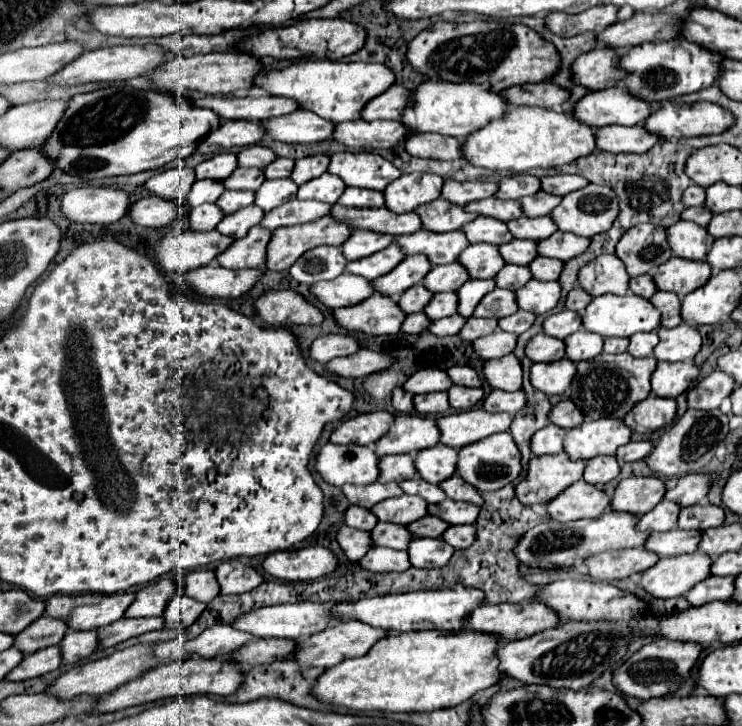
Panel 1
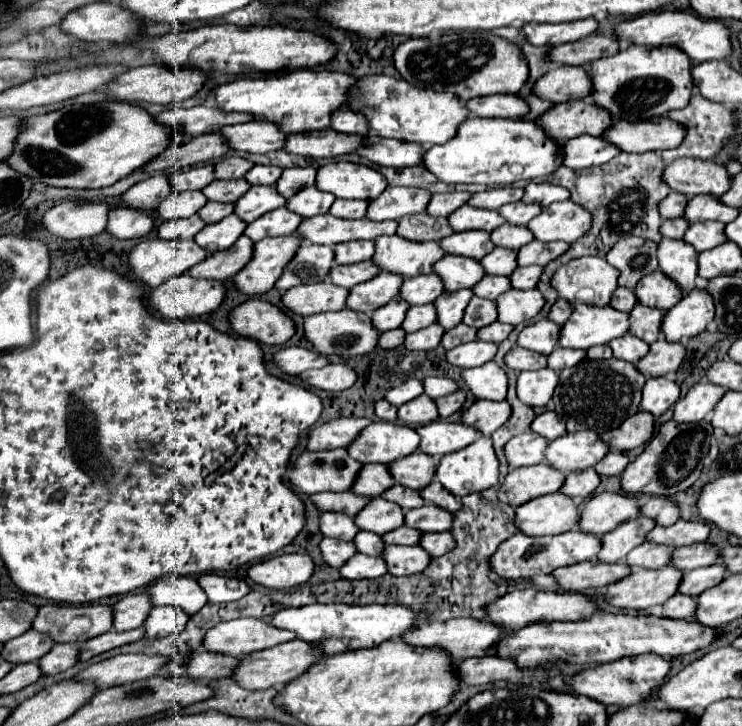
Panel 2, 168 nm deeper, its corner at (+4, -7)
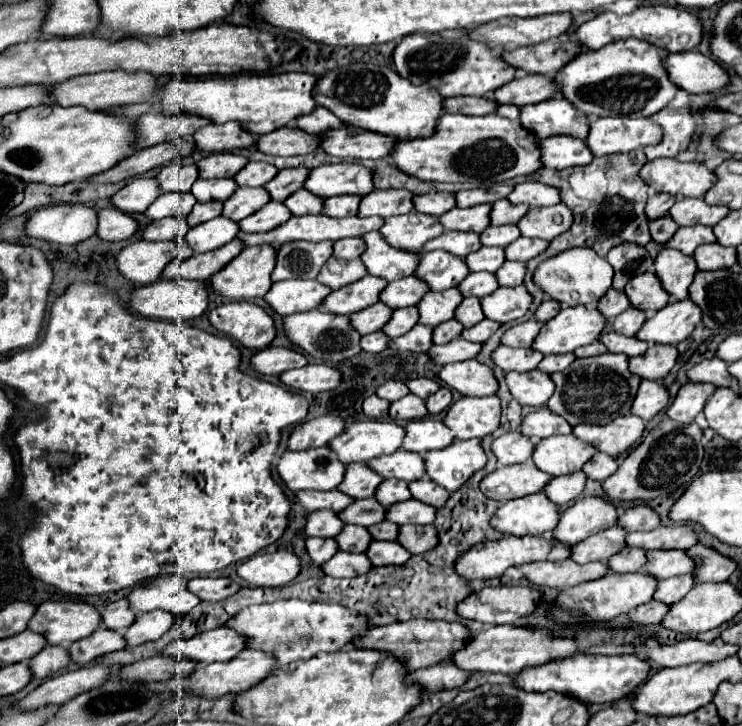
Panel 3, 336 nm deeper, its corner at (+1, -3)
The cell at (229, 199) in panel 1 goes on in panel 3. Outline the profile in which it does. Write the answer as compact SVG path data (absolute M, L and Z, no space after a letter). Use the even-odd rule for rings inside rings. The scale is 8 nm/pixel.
M210 201L210 203L196 203L192 213L188 215L188 225L194 227L198 223L204 223L204 221L210 221L214 217L218 217L222 213L222 201Z

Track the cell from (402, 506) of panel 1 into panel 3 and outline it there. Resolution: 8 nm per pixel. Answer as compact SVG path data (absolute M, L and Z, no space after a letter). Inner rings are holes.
M374 497L372 499L356 499L348 509L338 513L344 523L354 525L376 525L386 519L386 507L380 505Z

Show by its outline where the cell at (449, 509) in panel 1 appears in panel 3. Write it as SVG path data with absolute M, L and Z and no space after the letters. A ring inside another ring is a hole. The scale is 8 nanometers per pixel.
M414 497L388 507L388 521L396 525L406 525L406 523L432 525L434 519L436 519L436 509L432 505L424 505L422 501L416 501Z

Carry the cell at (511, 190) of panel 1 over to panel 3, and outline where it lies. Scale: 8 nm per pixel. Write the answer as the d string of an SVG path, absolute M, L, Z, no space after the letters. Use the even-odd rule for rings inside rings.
M500 185L496 187L496 191L488 191L488 189L470 189L470 191L458 191L456 193L456 203L458 207L472 207L472 205L480 205L480 203L492 203L498 199L508 197L508 193L512 193L512 185Z

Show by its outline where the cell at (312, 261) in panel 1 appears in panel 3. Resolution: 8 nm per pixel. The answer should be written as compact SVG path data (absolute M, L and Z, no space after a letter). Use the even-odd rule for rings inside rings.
M292 241L280 245L272 281L316 279L320 269L330 257L332 257L332 241L320 241L320 243Z

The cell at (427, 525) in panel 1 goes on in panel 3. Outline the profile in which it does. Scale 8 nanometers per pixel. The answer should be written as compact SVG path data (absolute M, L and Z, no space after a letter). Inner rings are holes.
M382 521L380 525L372 525L368 527L372 537L378 539L378 541L398 541L398 533L400 533L400 527L396 523L390 523L390 521Z

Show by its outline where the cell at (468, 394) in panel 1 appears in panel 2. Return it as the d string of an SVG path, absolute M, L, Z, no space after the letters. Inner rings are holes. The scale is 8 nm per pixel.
M463 391L449 393L449 395L441 397L441 399L437 399L435 403L437 403L437 409L439 409L439 417L445 419L445 417L457 413L457 411L463 407L463 403L465 403L465 393L463 393Z

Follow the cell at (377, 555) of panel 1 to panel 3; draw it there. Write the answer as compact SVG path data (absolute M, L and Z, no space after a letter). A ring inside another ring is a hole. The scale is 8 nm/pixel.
M338 551L336 557L332 557L322 565L324 573L330 577L358 577L368 573L372 567L374 565L366 555L344 553L344 551Z

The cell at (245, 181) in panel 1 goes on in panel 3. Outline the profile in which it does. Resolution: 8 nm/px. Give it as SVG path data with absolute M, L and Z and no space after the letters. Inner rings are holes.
M198 179L192 185L192 193L200 203L206 201L226 201L238 189L234 179Z

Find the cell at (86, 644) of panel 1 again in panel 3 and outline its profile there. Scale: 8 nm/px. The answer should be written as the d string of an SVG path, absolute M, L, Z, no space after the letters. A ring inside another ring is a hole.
M46 645L38 655L28 661L34 679L46 679L52 673L70 665L70 653L62 645Z

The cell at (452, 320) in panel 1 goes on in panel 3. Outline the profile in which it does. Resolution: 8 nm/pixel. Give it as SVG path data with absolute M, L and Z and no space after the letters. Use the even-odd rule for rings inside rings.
M418 323L416 327L412 327L406 335L402 337L396 337L390 345L390 349L396 349L396 351L416 351L416 353L422 353L422 351L428 351L434 343L432 343L432 333L434 329L430 325L422 325Z

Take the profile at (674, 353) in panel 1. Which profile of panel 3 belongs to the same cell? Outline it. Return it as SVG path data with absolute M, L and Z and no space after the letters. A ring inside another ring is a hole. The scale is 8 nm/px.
M652 343L644 355L630 359L630 371L634 375L640 375L642 379L662 381L674 367L676 359L678 359L676 345Z

